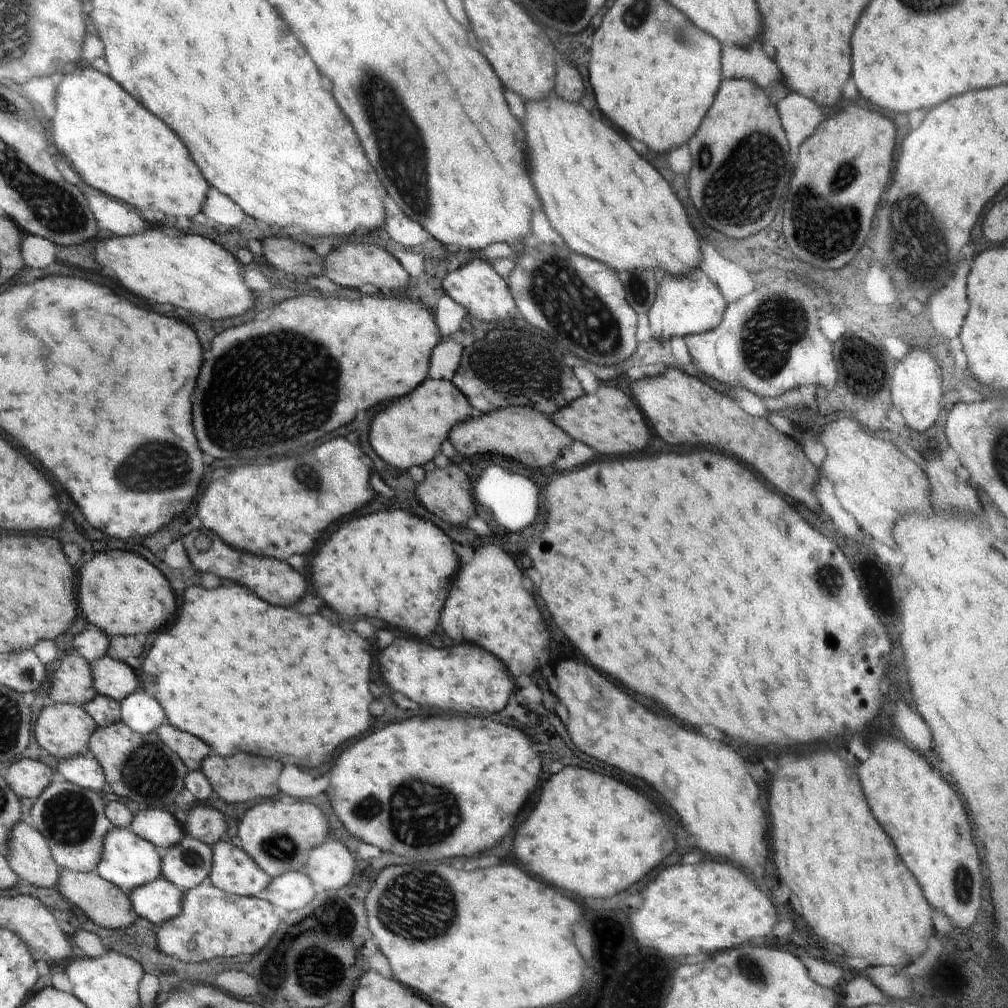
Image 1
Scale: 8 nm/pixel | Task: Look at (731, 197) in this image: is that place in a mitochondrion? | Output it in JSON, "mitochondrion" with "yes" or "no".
{"mitochondrion":"yes"}

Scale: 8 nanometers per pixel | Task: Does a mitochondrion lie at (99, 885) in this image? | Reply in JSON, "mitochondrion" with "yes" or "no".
{"mitochondrion":"no"}

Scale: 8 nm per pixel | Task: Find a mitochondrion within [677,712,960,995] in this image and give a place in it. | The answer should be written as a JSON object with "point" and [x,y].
{"point":[747,967]}

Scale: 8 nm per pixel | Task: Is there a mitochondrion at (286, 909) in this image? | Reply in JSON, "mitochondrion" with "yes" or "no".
{"mitochondrion":"no"}

